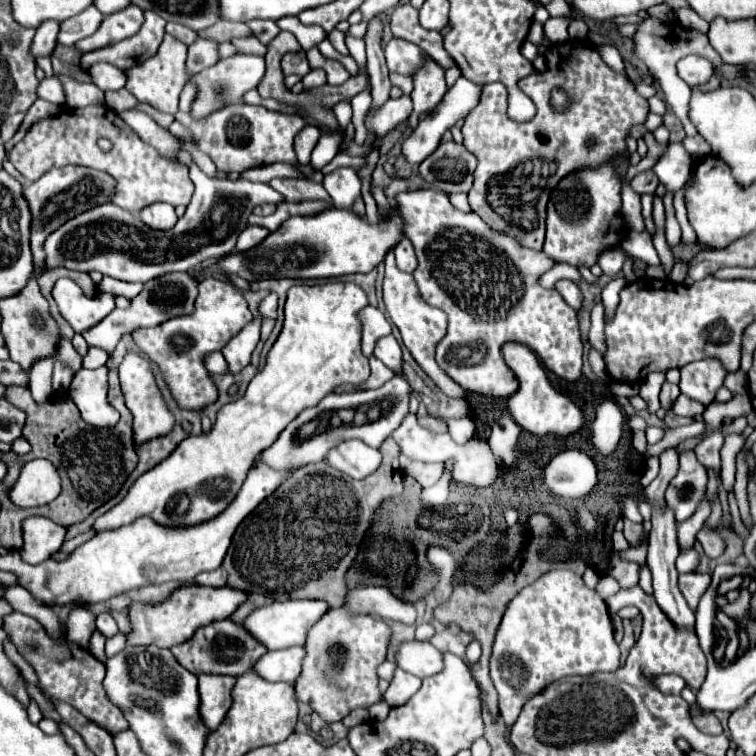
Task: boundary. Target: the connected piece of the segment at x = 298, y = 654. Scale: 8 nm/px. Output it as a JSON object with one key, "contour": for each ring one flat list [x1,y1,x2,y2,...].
{"contour":[[302,646,276,650,276,652,266,652,252,666,252,670,260,678,264,678,266,682,288,682,288,684,292,684,298,676,302,654,304,654]]}

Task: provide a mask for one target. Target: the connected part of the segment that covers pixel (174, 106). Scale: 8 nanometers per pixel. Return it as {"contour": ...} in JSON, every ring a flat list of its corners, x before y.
{"contour":[[166,34,164,42,160,44,158,52,152,58,148,58,146,62,142,62,138,66,132,66,132,68,124,70,124,74,126,74,126,90,130,90,138,98,138,102,148,102,154,108,158,108,160,112,176,114,178,112,180,90,186,84,186,80,190,78,186,74,186,68,184,68,186,50,188,50,186,44,182,44,180,40]]}

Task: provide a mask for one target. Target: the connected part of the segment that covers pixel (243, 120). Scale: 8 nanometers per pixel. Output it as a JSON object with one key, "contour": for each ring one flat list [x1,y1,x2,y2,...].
{"contour":[[228,106,226,110,218,110,210,114,210,118,198,122,184,112,178,112,178,116,182,116,182,124,192,132,196,148,208,154,222,172,244,172,248,168,262,166,262,162,288,162,294,164,306,178,322,182,320,170,316,170,312,164,300,164,296,160,292,140,304,124,300,116,272,112,262,106]]}

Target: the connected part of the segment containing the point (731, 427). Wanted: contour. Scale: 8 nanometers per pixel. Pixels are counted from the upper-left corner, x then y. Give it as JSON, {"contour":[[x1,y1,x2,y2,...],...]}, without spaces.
{"contour":[[740,417,735,420,733,420,731,423,722,424,719,427,719,431,721,431,722,435,726,437,726,435,732,434,732,433,742,433,743,430,747,427,748,423,745,417]]}

